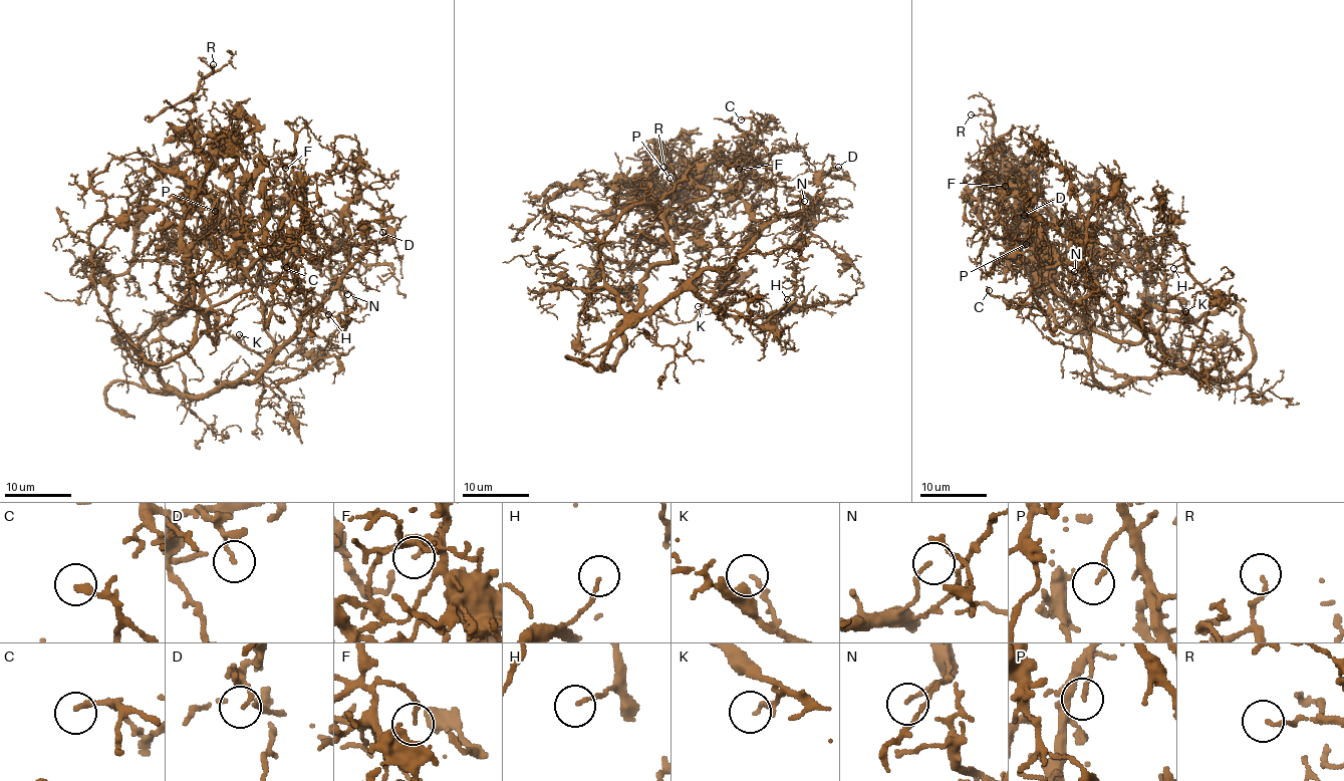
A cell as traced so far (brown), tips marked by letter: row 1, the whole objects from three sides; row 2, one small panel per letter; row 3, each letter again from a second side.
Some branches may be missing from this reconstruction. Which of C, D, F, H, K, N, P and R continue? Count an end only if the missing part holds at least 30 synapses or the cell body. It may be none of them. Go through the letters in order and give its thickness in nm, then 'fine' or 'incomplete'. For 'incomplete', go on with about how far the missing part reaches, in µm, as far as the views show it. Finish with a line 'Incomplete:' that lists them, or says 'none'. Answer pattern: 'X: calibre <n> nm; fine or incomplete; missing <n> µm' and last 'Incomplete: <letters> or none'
C: calibre 180 nm; fine
D: calibre 130 nm; fine
F: calibre 100 nm; fine
H: calibre 120 nm; fine
K: calibre 130 nm; fine
N: calibre 130 nm; fine
P: calibre 130 nm; fine
R: calibre 120 nm; fine
Incomplete: none

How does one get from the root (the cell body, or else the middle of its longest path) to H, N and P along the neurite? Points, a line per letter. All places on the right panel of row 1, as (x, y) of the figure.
H: (1186, 371), (1188, 358), (1204, 326), (1208, 296), (1183, 263), (1173, 268)
N: (1186, 371), (1165, 362), (1165, 350), (1152, 333), (1121, 313), (1107, 295), (1099, 291), (1083, 266), (1074, 271)
P: (1186, 371), (1165, 362), (1152, 333), (1121, 313), (1092, 274), (1055, 260), (1051, 286), (1032, 232), (1026, 244)

